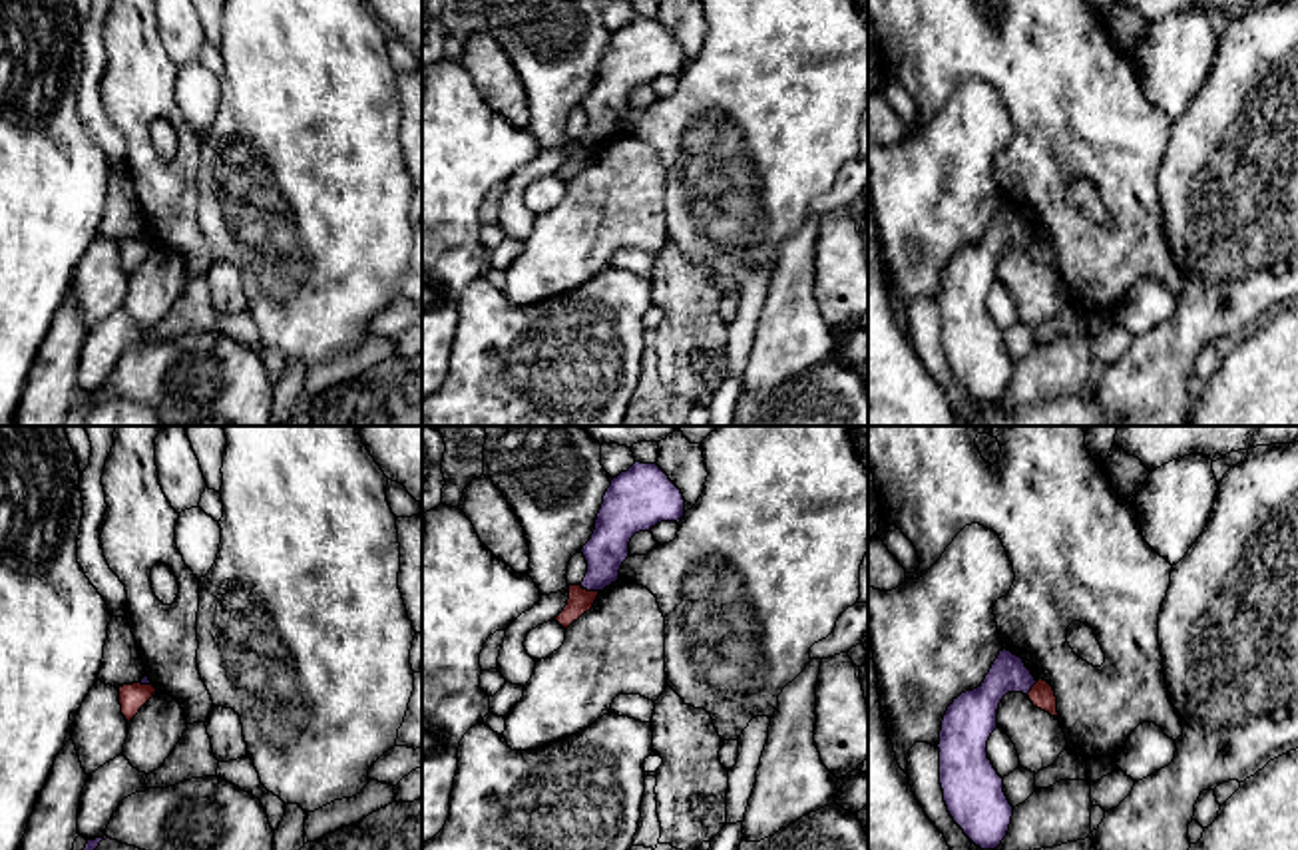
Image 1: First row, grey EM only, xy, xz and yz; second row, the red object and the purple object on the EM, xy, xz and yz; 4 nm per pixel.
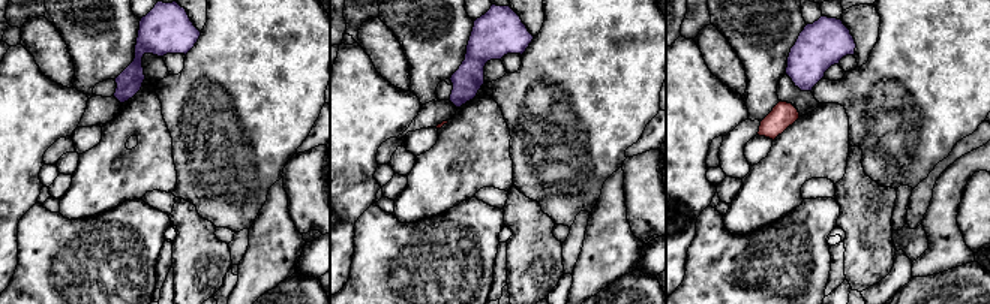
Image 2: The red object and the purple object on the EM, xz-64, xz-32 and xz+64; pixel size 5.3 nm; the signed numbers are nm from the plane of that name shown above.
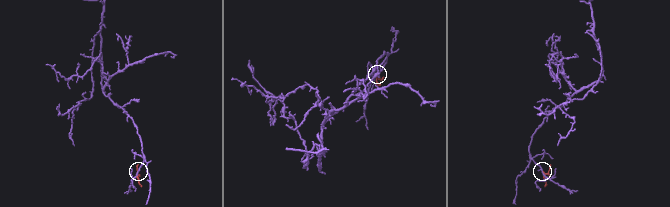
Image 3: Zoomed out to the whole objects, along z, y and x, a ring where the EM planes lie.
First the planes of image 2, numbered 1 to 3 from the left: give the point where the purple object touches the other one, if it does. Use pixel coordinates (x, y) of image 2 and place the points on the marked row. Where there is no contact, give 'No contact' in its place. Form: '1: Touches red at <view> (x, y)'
1: No contact
2: No contact
3: No contact

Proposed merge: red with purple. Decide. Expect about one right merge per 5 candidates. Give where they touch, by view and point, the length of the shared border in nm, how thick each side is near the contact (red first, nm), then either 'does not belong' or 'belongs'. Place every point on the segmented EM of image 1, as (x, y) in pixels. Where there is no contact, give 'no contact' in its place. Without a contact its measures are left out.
contact xz (590, 592); length 80 nm; calibres 100 and 160 nm; does not belong

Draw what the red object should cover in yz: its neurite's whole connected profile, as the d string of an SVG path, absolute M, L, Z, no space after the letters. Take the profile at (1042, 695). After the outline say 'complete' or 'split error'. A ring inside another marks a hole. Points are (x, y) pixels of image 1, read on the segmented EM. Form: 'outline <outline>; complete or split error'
outline M1039 679L1031 687L1031 691L1027 693L1027 697L1033 703L1033 707L1037 707L1037 709L1041 709L1041 711L1045 711L1045 713L1049 713L1051 717L1057 719L1057 715L1059 715L1057 713L1057 697L1055 697L1053 687L1047 681Z; complete

